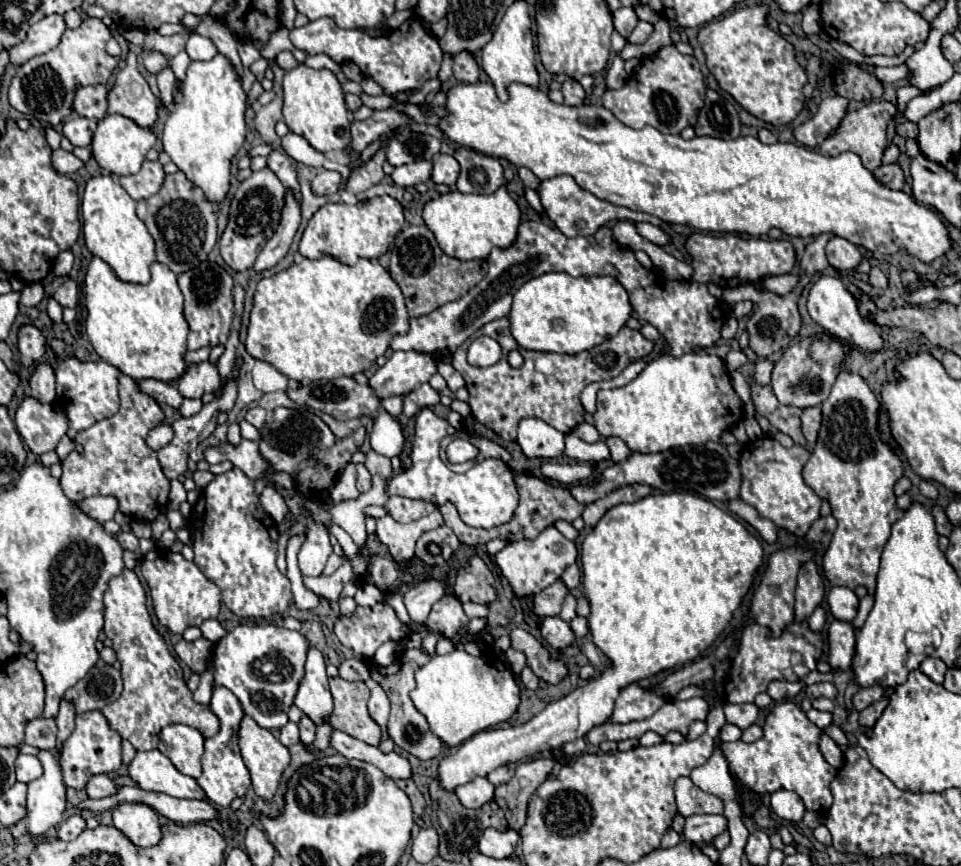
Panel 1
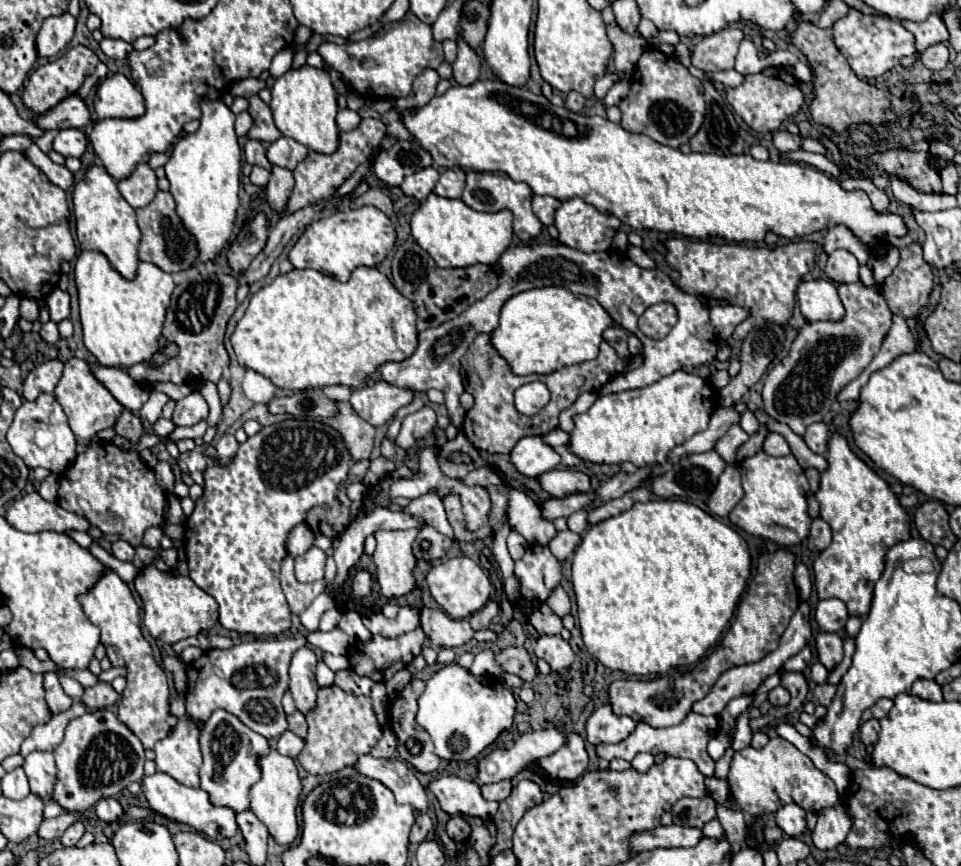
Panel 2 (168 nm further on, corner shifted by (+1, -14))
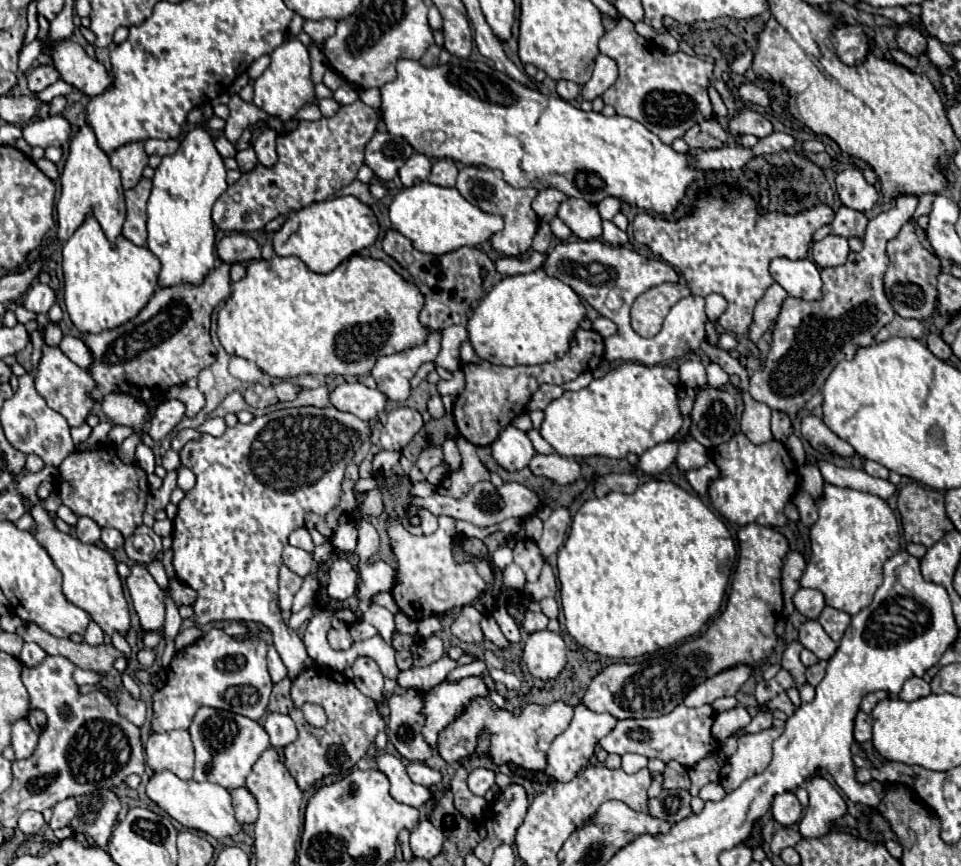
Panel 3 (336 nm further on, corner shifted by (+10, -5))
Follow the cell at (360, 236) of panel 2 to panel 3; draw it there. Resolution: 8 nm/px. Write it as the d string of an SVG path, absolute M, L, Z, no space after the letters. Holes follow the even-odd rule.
M334 197L322 203L312 203L292 213L286 223L274 233L276 255L296 255L314 273L330 273L352 253L372 247L378 237L378 221L368 205L356 197Z

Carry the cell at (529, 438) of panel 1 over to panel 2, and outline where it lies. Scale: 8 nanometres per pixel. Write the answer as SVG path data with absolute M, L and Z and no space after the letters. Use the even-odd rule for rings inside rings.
M525 436L511 450L511 462L525 476L541 476L561 464L561 456L541 436Z

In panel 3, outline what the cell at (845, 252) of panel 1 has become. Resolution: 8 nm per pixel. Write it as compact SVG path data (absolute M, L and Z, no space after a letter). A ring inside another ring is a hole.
M826 235L824 239L812 243L812 257L818 267L842 265L848 253L850 253L848 241L840 235Z

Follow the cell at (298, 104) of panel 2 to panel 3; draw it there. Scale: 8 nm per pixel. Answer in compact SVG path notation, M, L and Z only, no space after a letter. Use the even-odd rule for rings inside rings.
M286 39L280 47L270 53L268 69L254 81L254 105L274 115L282 121L288 121L296 115L300 107L314 101L314 85L310 79L310 57L308 49L298 39Z

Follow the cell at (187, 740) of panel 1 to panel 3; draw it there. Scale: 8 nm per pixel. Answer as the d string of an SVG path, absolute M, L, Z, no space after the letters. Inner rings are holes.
M188 731L152 733L146 741L146 763L154 773L172 771L180 779L192 779L194 747Z

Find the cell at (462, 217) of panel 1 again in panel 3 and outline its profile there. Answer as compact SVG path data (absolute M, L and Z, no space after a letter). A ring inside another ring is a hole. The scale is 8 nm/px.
M428 181L402 189L388 207L392 227L412 241L414 249L432 255L450 253L462 245L476 247L482 241L488 241L492 233L504 227L504 221L498 215L482 213L478 207L468 203L456 189L432 185Z

